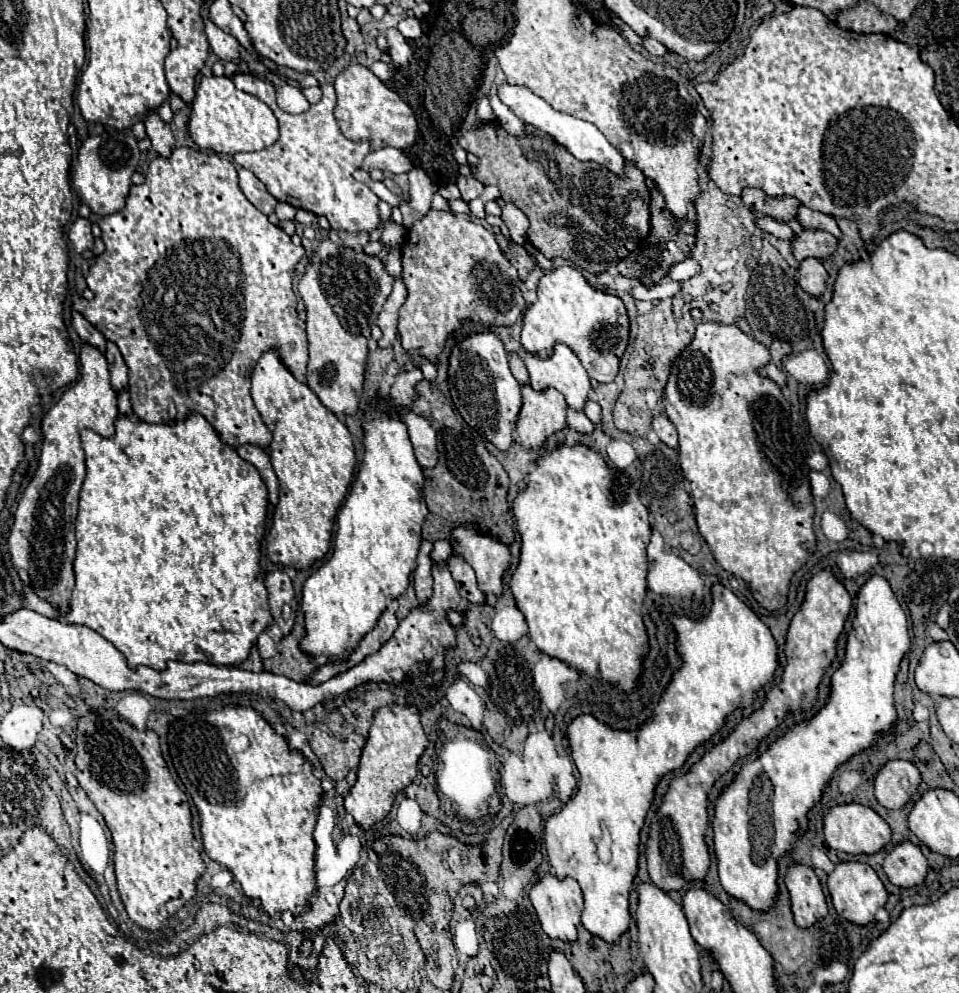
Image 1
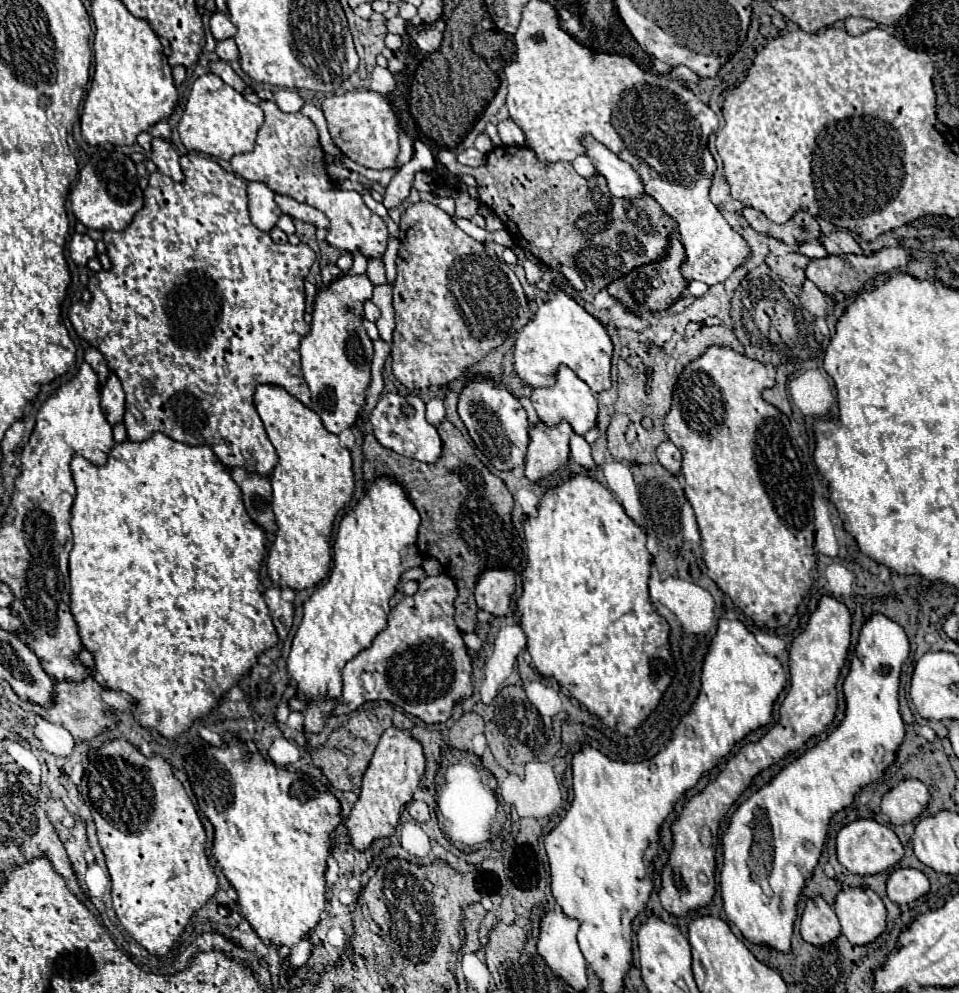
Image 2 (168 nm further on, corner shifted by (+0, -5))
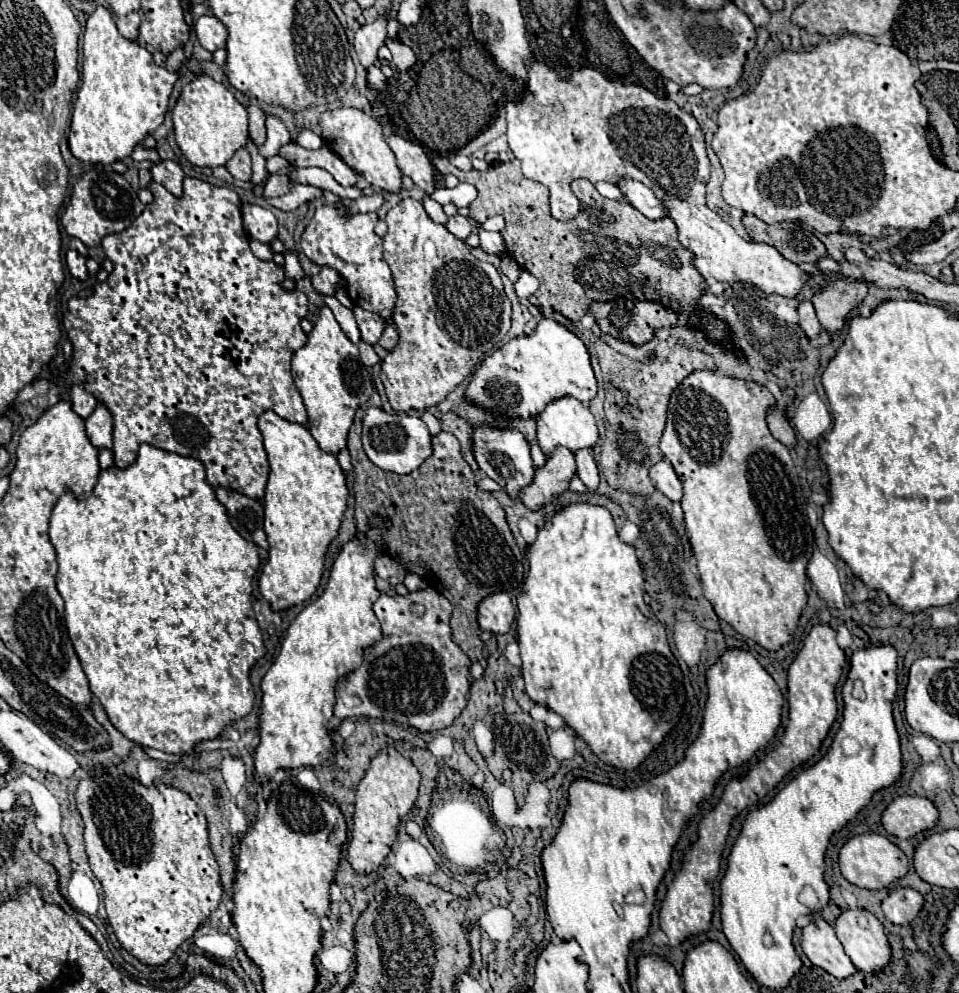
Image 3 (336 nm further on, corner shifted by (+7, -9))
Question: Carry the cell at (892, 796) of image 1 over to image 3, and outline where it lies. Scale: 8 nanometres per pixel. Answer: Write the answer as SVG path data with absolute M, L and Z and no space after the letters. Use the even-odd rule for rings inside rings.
M897 796L883 812L883 828L897 838L913 838L937 822L937 808L923 796Z

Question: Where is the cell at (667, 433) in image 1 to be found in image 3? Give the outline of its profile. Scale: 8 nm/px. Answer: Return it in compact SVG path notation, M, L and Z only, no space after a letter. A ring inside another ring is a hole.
M661 458L657 464L653 464L649 474L651 474L651 480L655 482L657 490L661 490L671 500L681 500L681 494L683 494L681 482L667 458Z

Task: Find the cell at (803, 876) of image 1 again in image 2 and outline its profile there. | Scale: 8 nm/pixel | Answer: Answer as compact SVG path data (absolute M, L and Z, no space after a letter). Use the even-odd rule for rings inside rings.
M820 896L808 900L800 920L800 934L812 946L834 942L840 936L838 916Z

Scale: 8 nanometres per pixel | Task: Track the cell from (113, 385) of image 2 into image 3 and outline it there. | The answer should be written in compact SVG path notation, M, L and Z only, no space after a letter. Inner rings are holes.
M99 404L93 414L85 420L85 426L87 426L87 434L91 438L91 442L97 446L97 448L103 448L103 446L111 446L113 442L113 418L111 418L111 412L107 410L105 404Z

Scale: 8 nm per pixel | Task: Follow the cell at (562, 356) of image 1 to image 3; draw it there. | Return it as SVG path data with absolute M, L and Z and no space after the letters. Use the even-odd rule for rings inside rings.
M561 396L557 400L551 400L545 406L545 410L535 416L535 420L537 420L537 440L547 456L555 446L565 446L571 452L577 452L579 448L593 448L593 444L599 438L595 416L583 402L579 402L573 396Z

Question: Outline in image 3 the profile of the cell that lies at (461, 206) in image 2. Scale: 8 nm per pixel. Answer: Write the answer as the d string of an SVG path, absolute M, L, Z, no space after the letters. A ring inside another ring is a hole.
M461 214L451 216L445 226L447 226L447 230L449 230L451 234L455 234L455 236L461 238L461 240L465 240L465 238L471 234L471 230L473 230L469 218L465 218L465 216L461 216Z

